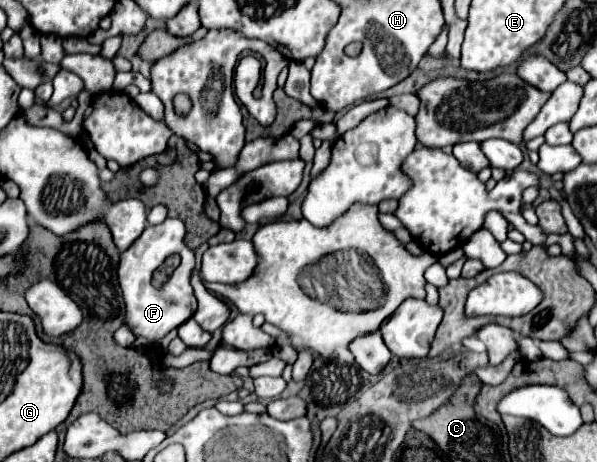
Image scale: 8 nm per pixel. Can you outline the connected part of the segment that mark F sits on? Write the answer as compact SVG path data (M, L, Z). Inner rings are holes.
M165 219L159 225L147 225L141 237L121 253L117 277L121 285L121 293L125 297L125 321L123 325L129 327L131 333L137 337L147 337L151 341L159 341L169 331L183 325L187 319L193 317L197 309L197 299L193 293L193 287L189 283L191 271L195 269L195 255L193 251L183 243L185 237L185 225L179 219ZM177 253L181 257L181 265L175 269L173 277L165 283L163 289L155 289L151 285L153 271L169 257Z

